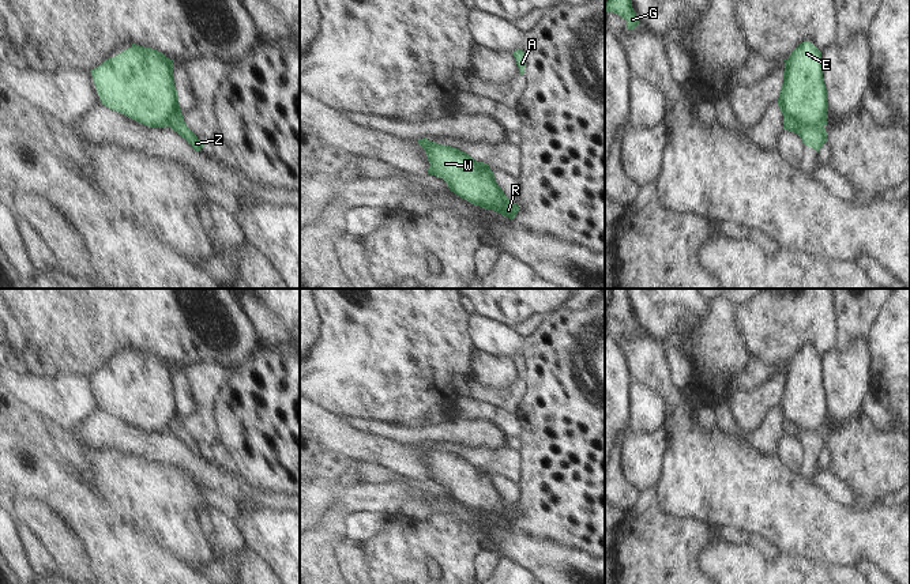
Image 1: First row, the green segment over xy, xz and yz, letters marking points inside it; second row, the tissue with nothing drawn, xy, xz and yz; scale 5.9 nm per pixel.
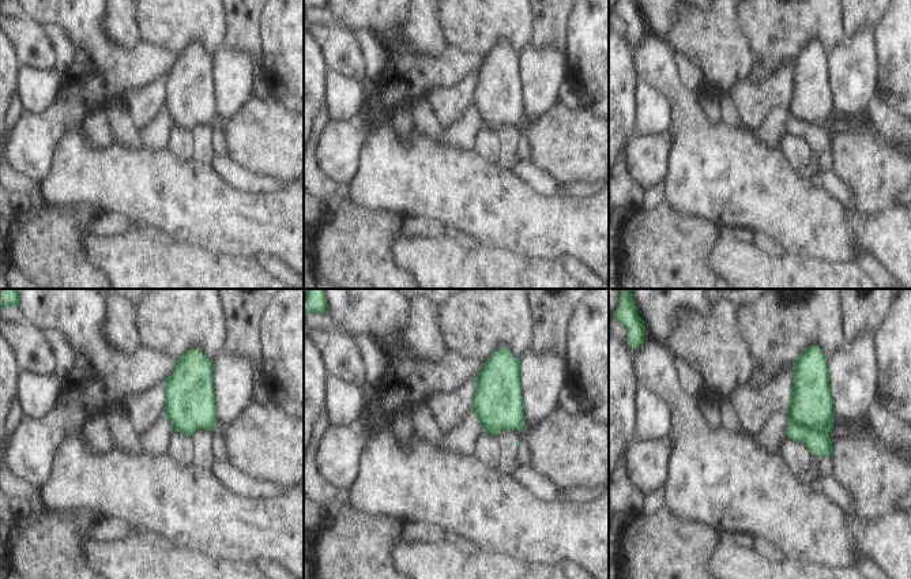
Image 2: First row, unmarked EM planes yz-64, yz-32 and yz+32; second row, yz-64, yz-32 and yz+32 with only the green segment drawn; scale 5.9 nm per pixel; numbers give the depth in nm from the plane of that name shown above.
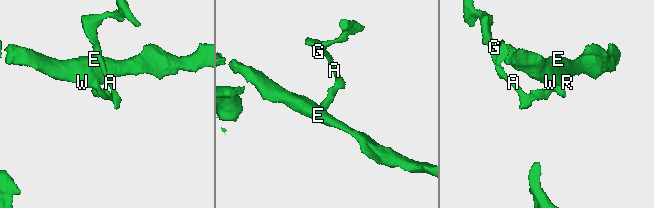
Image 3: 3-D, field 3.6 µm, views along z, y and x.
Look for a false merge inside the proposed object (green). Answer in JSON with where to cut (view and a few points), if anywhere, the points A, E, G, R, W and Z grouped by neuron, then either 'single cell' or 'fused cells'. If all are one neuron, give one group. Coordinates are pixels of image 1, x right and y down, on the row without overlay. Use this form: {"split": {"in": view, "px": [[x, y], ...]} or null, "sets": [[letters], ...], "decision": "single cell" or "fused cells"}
{"split": {"in": "yz", "px": [[783, 419], [800, 429], [820, 429], [823, 432]]}, "sets": [["A", "G", "Z"], ["E", "R", "W"]], "decision": "fused cells"}

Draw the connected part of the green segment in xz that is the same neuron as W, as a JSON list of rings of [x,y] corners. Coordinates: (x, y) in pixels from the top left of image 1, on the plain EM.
[[[426,442],[417,445],[430,468],[428,479],[443,483],[459,502],[514,524],[519,510],[497,490],[490,472],[482,474],[475,464],[459,453],[437,449]]]

